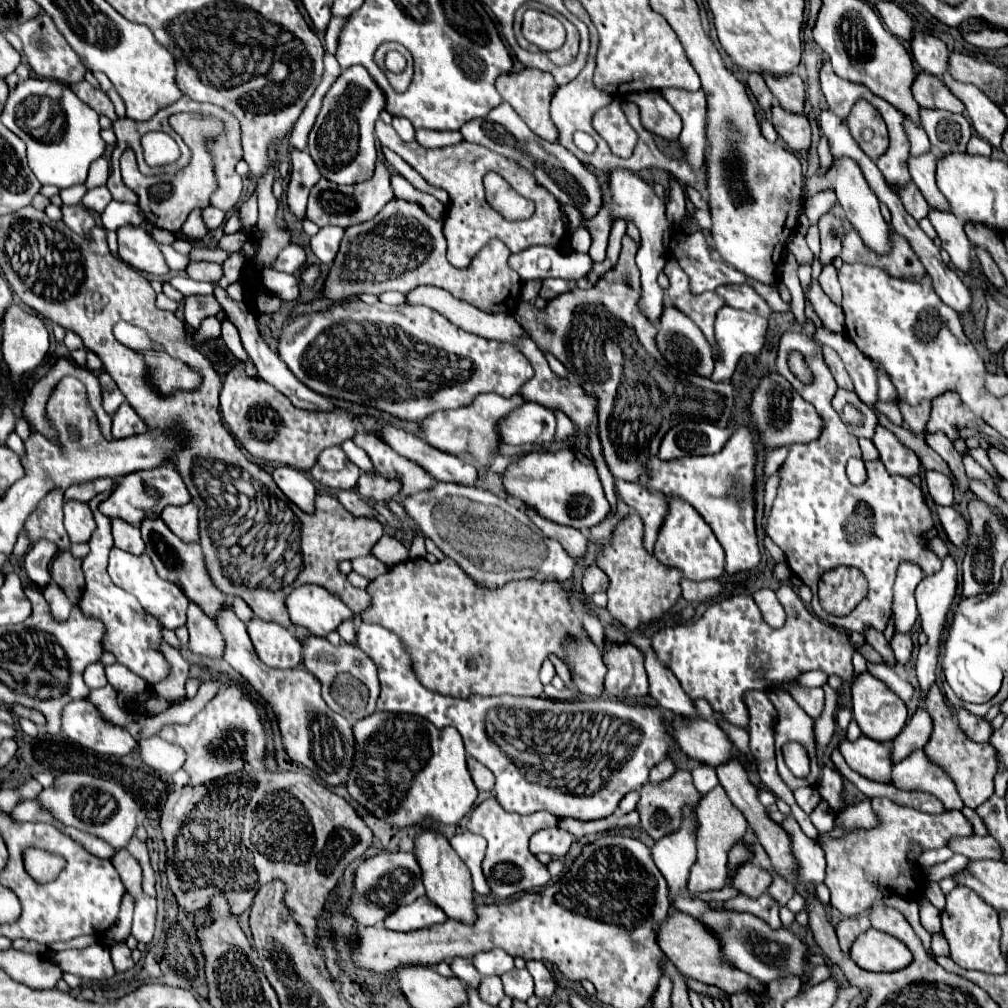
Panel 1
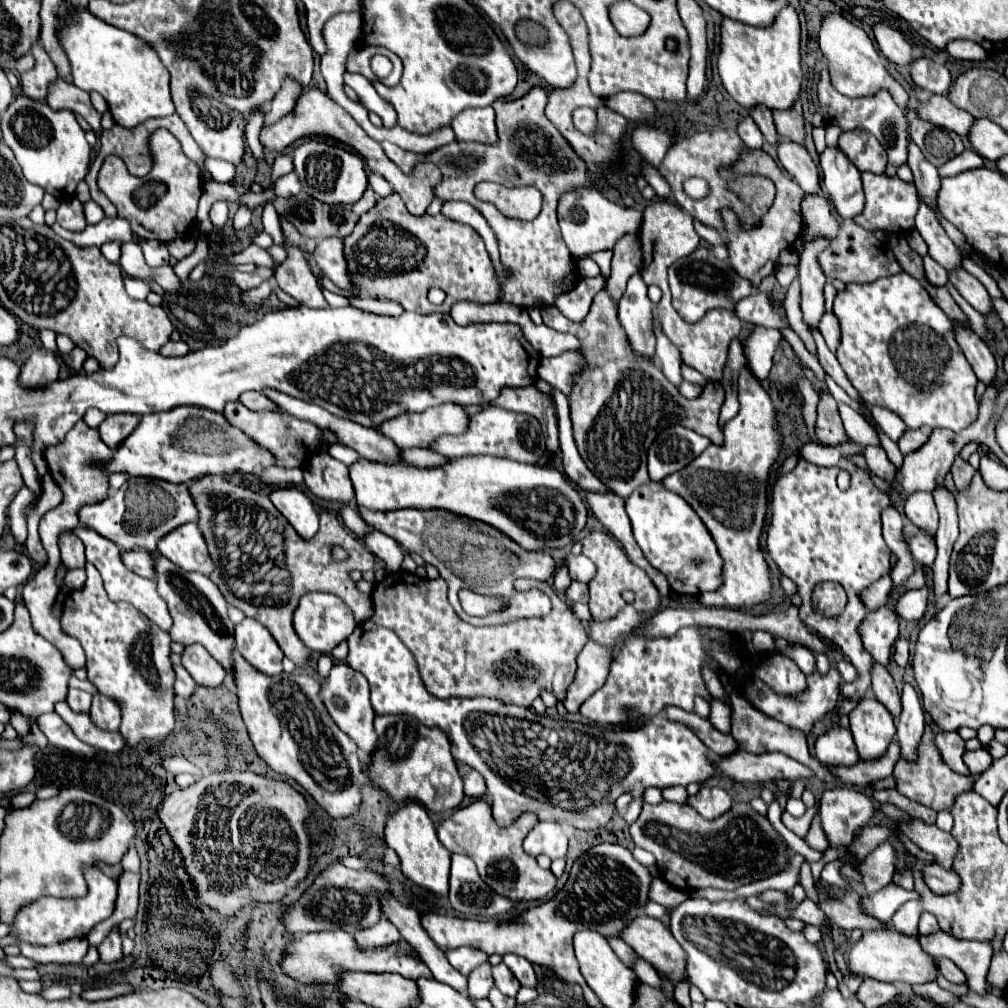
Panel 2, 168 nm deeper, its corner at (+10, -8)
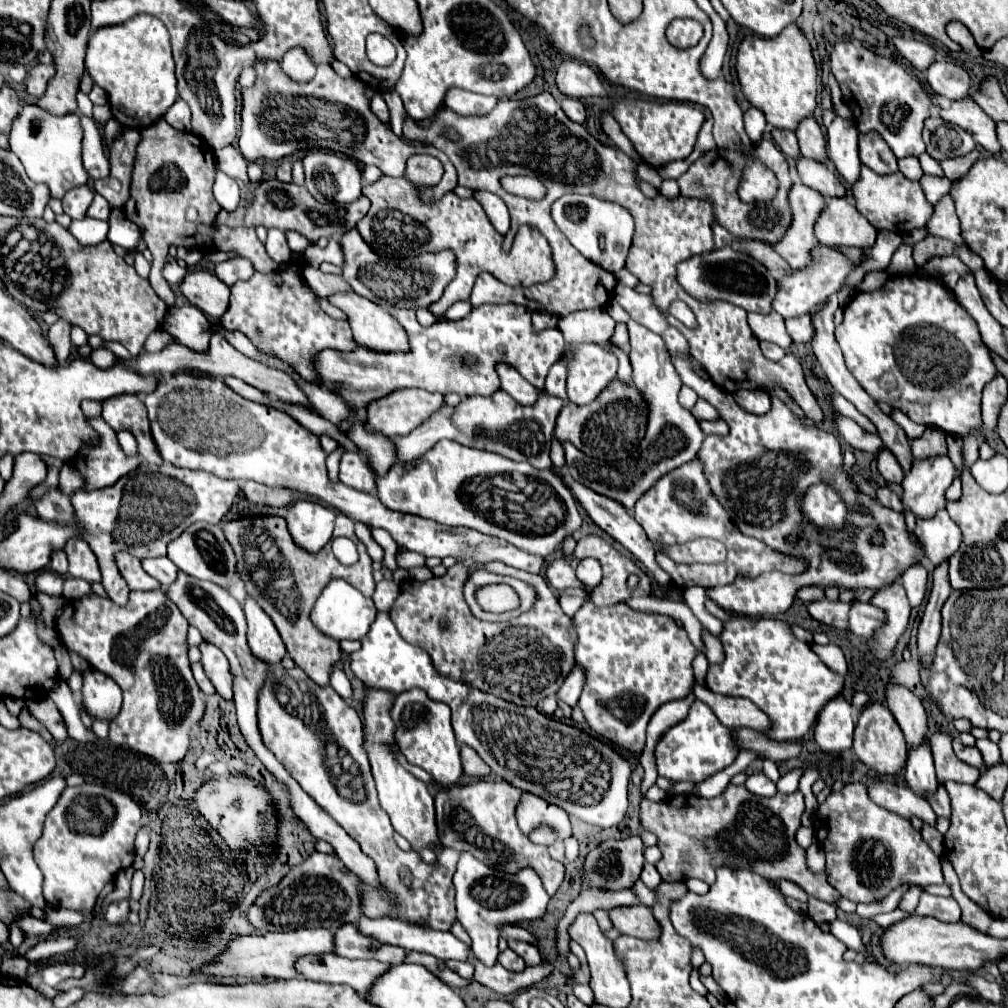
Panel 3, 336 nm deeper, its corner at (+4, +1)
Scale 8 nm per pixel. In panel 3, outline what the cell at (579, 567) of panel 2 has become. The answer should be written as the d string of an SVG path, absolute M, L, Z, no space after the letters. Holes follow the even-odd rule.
M586 558L578 564L576 568L576 578L586 586L586 590L592 590L600 584L602 580L602 568L600 568L600 562L594 560L594 558Z

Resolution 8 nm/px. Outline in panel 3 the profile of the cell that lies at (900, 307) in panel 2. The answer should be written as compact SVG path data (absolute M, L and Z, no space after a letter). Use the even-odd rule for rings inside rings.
M892 276L880 290L874 292L860 292L852 298L852 302L844 308L844 318L842 324L836 326L836 340L844 352L846 358L846 366L848 370L854 374L854 378L858 380L858 384L876 400L876 402L886 402L888 406L902 410L904 414L908 414L910 420L924 424L924 426L934 426L944 430L946 434L954 434L954 436L968 436L970 430L980 430L982 428L982 418L980 418L980 398L982 398L982 388L986 386L986 382L994 380L998 376L998 370L994 366L994 360L988 352L988 348L984 346L976 322L974 318L970 318L970 314L966 314L966 310L956 302L954 294L946 288L944 282L938 282L936 278L928 278L928 276Z

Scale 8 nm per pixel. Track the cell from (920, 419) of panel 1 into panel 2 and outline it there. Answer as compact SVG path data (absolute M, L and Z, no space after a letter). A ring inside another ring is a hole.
M930 427L906 429L906 431L904 431L904 435L902 435L902 437L900 437L900 441L898 441L898 445L900 445L900 451L902 451L904 455L908 455L908 453L916 451L918 447L922 447L922 445L924 445L924 439L928 439L930 431L932 431Z

